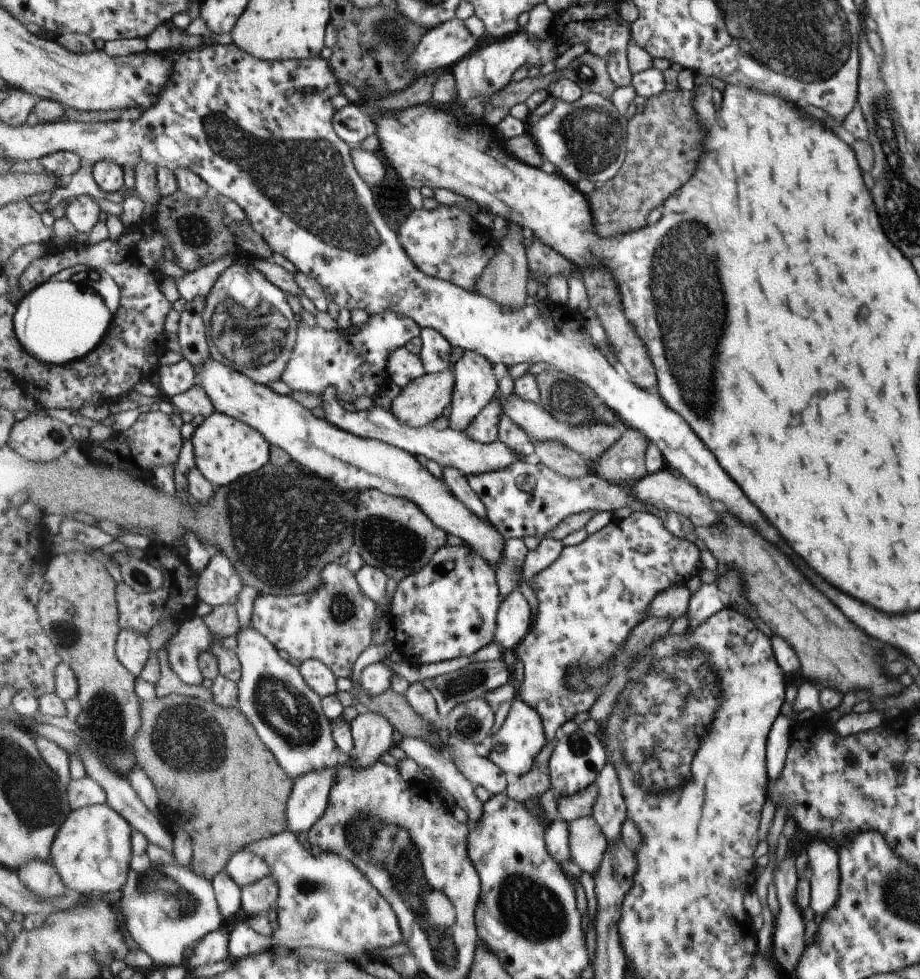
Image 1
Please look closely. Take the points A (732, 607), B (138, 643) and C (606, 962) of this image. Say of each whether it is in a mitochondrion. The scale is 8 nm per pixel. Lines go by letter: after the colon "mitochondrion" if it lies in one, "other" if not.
A: other
B: other
C: other

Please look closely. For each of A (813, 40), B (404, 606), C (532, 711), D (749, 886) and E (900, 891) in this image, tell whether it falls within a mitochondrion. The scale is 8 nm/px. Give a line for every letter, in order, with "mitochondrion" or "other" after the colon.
A: mitochondrion
B: other
C: other
D: other
E: mitochondrion

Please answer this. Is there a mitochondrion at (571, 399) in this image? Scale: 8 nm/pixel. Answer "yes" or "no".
yes

